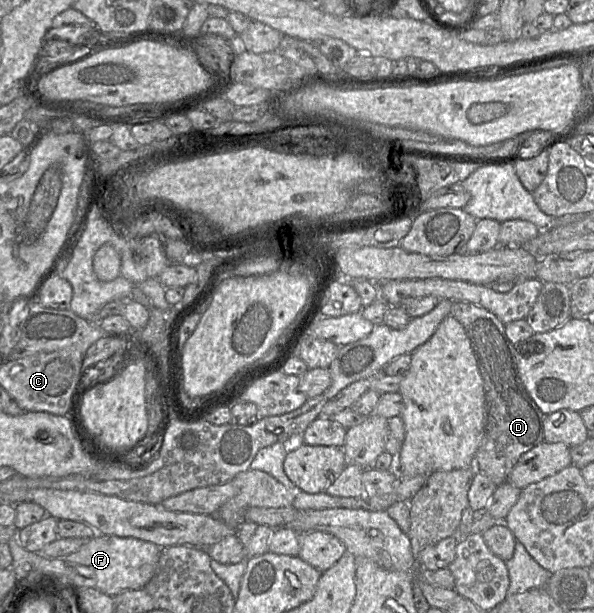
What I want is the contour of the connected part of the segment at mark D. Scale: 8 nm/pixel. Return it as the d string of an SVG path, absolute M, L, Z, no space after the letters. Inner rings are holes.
M453 301L450 315L464 327L484 383L486 423L481 443L475 454L475 468L477 472L485 474L498 486L507 481L509 473L521 455L544 441L543 422L545 414L531 398L520 378L517 350L505 333L505 324L489 310L470 302Z

